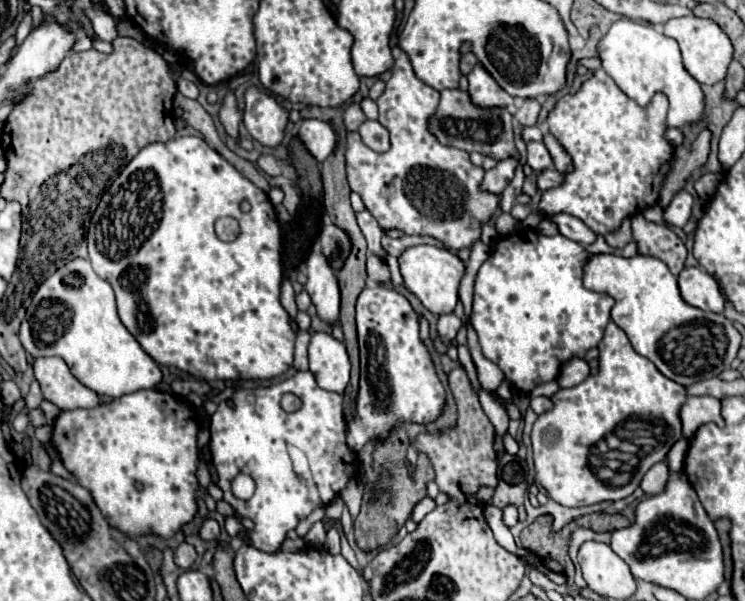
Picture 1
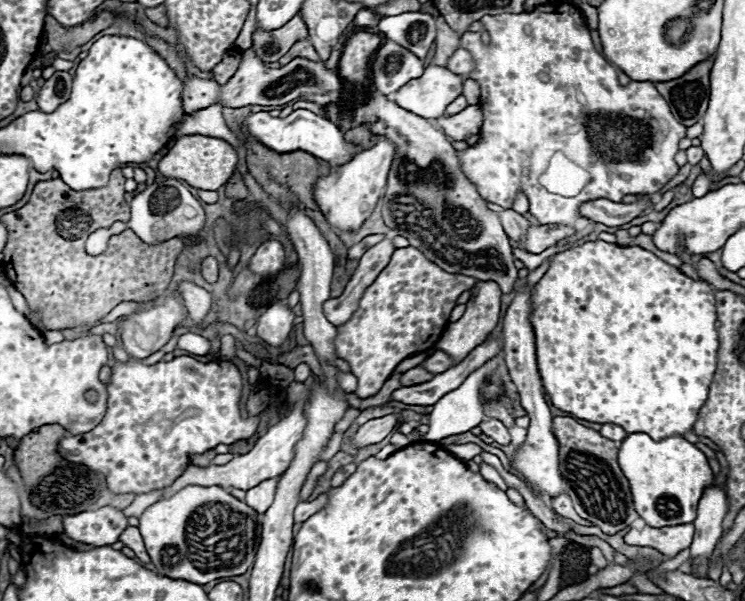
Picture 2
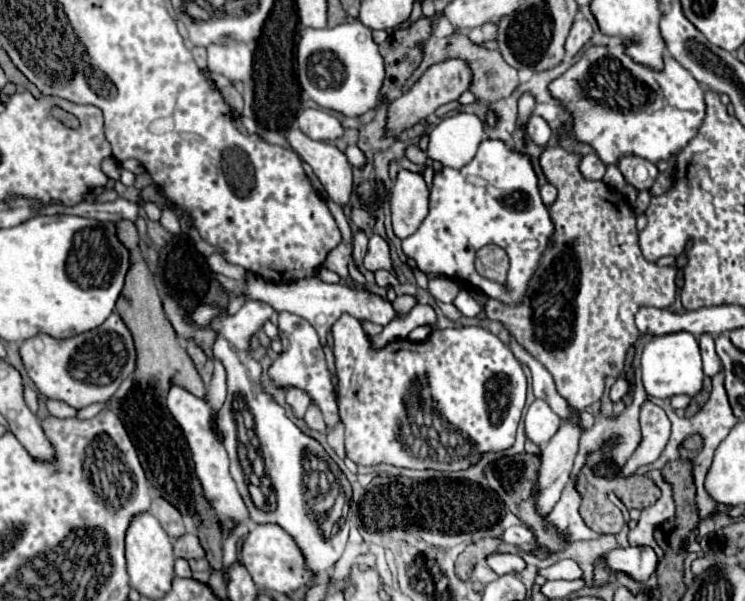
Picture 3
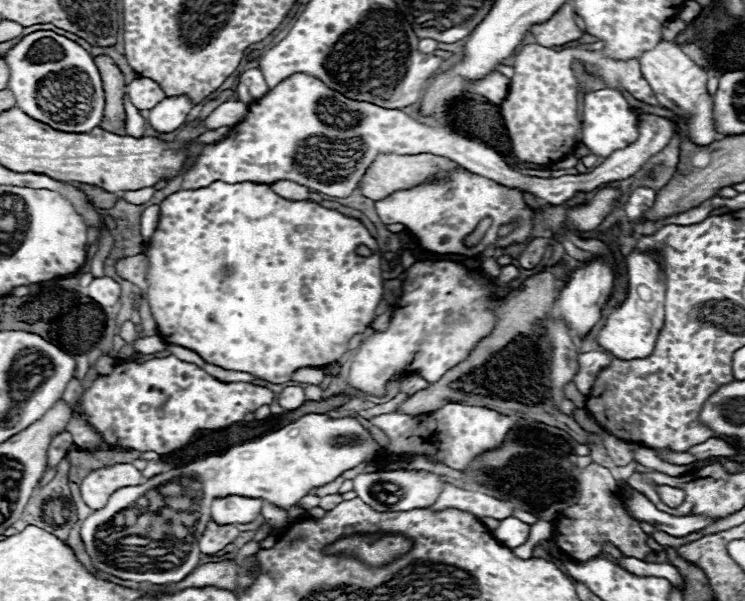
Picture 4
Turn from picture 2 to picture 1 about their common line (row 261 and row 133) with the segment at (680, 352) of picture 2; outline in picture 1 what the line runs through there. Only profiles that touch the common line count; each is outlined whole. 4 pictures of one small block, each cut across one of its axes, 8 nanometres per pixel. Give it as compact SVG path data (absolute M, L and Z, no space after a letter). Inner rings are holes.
M594 70L594 76L582 84L580 92L574 96L572 94L562 96L556 108L548 116L550 132L572 156L574 170L566 174L562 186L550 188L542 194L542 202L538 208L544 210L546 216L558 212L572 214L580 218L596 234L604 236L606 232L618 228L626 216L638 214L644 208L656 204L658 192L662 188L662 180L670 170L670 156L674 152L674 148L664 140L666 112L668 112L668 100L664 94L656 94L648 108L640 108L616 86L616 82L604 70Z

